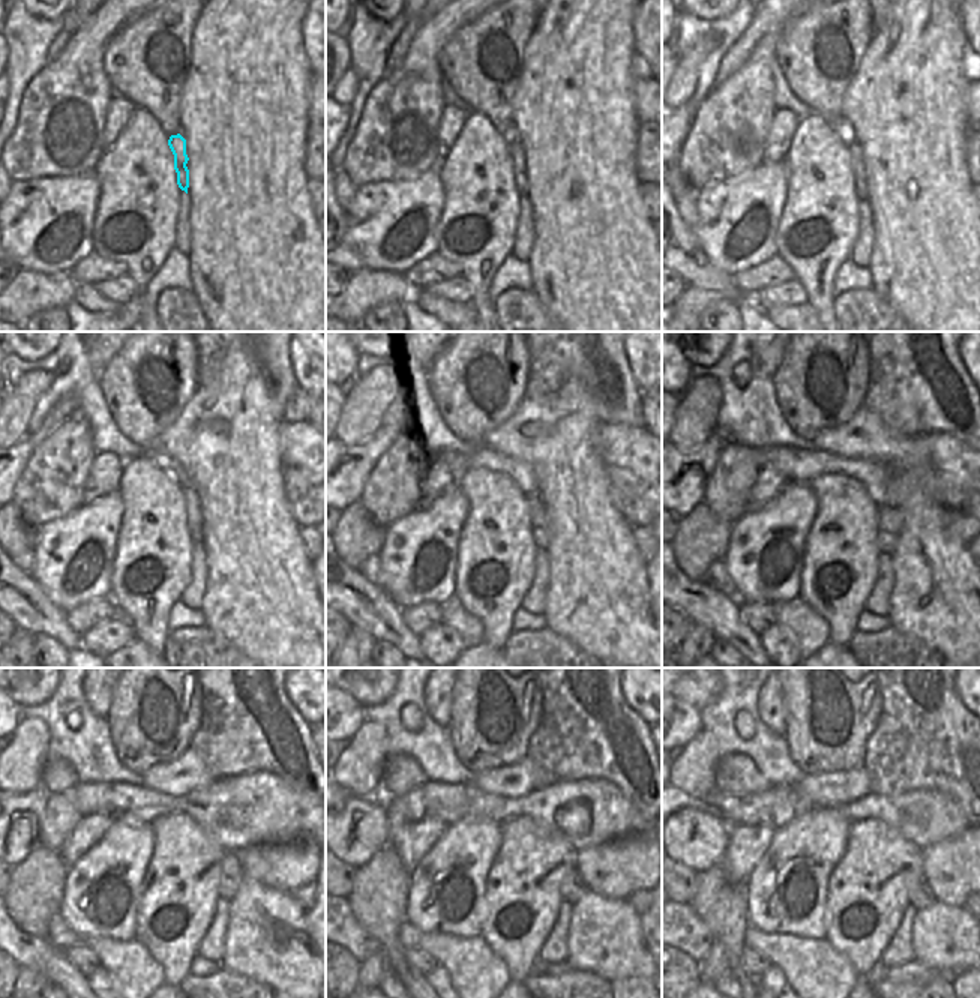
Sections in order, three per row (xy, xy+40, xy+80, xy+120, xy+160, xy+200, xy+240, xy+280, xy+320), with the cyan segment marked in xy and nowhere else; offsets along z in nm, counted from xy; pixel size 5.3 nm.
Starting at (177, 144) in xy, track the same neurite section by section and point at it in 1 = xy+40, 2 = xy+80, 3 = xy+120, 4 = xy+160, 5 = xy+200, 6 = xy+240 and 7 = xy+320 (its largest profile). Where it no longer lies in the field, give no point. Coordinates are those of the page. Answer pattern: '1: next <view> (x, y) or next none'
1: next xy+40 (515, 147)
2: next xy+80 (854, 150)
3: next xy+120 (192, 506)
4: next xy+160 (539, 523)
5: next xy+200 (890, 518)
6: next xy+240 (231, 877)
7: next xy+320 (920, 898)

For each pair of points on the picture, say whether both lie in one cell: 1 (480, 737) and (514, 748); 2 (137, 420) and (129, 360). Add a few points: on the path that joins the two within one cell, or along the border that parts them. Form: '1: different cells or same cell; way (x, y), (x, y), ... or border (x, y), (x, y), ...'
1: same cell; way (488, 743), (506, 745)
2: same cell; way (137, 405), (132, 375)

